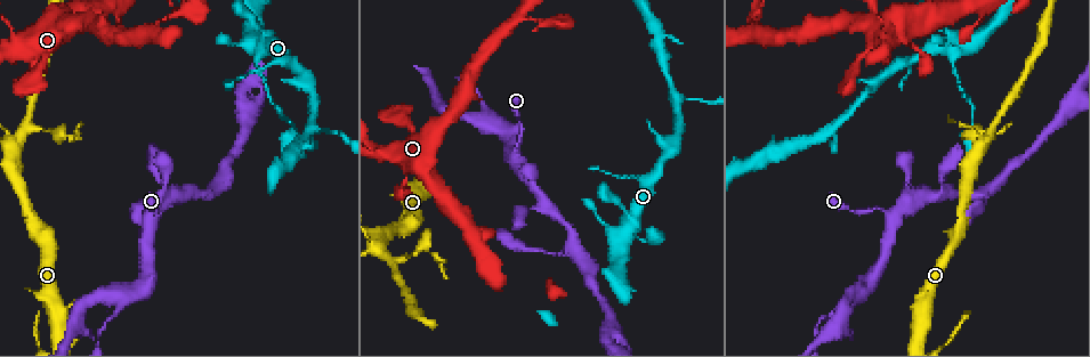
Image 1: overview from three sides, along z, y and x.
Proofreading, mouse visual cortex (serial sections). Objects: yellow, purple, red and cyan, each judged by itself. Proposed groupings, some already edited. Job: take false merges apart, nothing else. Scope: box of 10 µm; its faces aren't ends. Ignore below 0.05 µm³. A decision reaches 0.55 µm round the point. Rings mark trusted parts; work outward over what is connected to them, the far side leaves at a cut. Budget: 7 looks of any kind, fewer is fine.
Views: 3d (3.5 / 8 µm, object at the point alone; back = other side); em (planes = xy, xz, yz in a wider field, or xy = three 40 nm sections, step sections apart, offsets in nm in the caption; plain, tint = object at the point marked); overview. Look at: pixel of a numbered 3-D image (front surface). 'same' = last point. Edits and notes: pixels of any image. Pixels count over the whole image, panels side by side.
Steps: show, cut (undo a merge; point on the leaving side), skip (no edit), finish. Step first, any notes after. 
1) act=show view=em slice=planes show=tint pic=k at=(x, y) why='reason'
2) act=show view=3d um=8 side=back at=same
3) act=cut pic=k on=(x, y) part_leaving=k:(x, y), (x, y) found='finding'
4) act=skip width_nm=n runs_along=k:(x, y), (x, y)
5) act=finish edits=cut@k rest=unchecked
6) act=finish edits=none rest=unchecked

act=show view=3d um=3.5 pic=1 at=(311, 126) why='three-way junction'

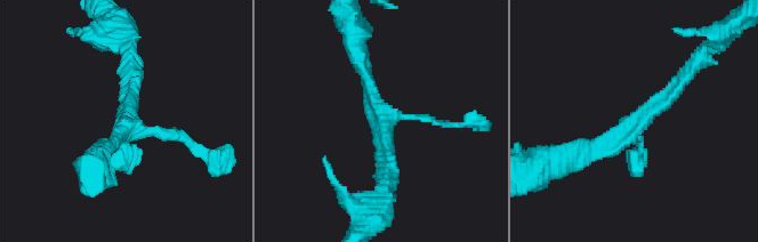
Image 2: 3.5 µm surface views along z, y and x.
act=show view=em slice=xy step=3 show=tint pic=2 at=(130, 125) arms=3 arm_widths_nm=100,200,250

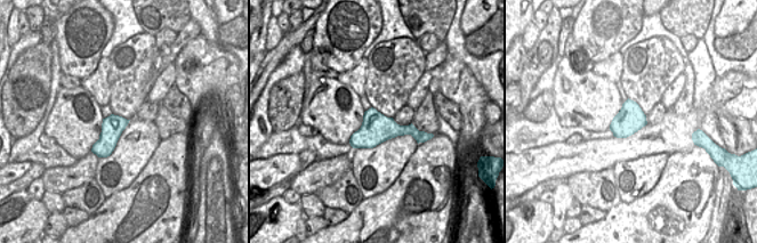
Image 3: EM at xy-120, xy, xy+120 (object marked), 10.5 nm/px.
act=skip runs_along=2:(692, 67), (622, 142), (579, 155) found='one cell here'

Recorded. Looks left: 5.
act=show view=3d um=3.5 side=back pic=1 at=(528, 174) why='calibre changes'

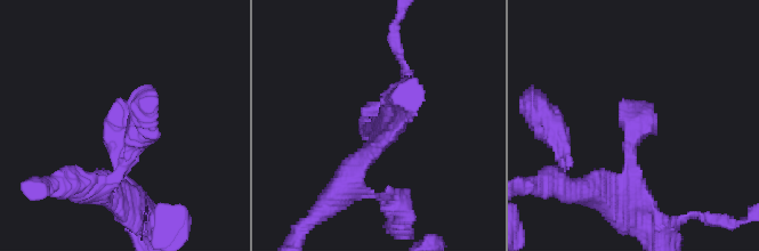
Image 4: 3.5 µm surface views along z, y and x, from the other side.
act=show view=em slice=xy step=2 show=tint pic=4 at=(121, 132)

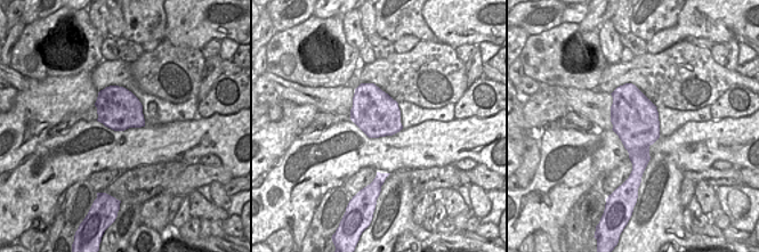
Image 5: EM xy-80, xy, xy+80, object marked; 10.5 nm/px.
act=skip runs_along=4:(637, 201), (631, 138), (646, 106) found='one cell here'

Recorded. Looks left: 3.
act=show view=3d um=8 pic=1 at=(169, 205) why='thick turns thin'

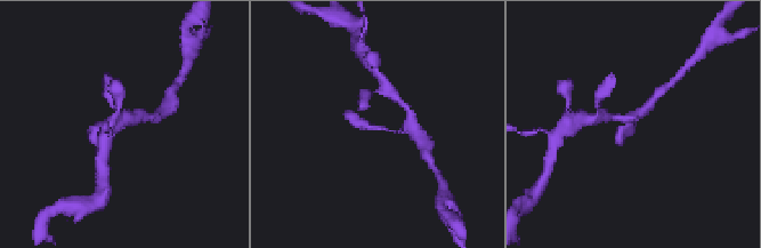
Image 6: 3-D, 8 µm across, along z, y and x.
act=show view=em slice=xy step=1 show=tint at=same why='now the EM'

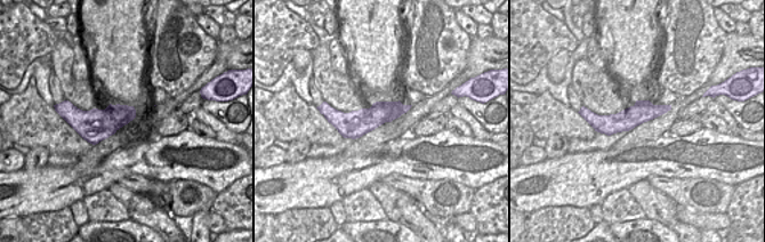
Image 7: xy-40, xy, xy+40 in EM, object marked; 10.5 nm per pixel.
act=skip runs_along=6:(150, 118), (100, 128), (94, 137) found='continuous, no second cell'

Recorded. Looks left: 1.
act=finish edits=none rest=unchecked

